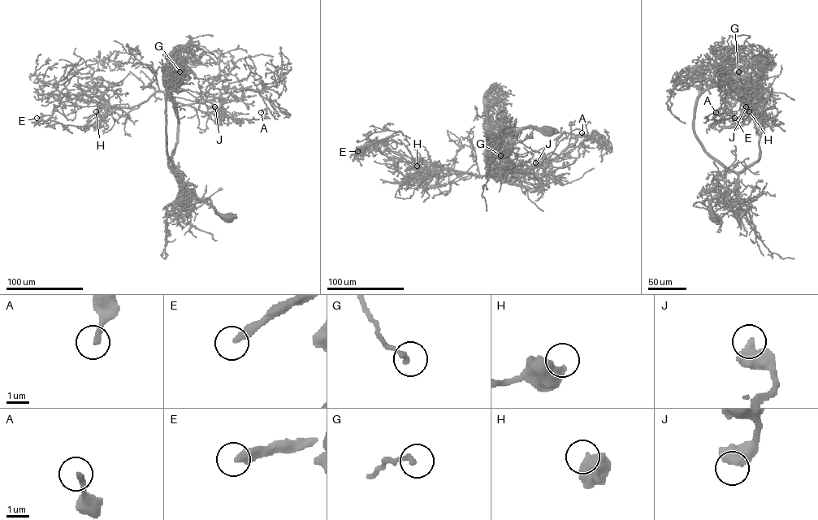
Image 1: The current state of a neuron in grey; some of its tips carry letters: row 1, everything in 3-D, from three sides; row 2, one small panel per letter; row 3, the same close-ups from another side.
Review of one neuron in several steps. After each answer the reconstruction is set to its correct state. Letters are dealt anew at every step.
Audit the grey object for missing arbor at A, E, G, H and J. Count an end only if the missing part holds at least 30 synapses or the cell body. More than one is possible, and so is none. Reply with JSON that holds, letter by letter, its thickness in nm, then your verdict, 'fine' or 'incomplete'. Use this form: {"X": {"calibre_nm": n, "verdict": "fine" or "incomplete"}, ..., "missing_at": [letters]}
{"A": {"calibre_nm": 240, "verdict": "fine"}, "E": {"calibre_nm": 380, "verdict": "incomplete"}, "G": {"calibre_nm": 200, "verdict": "fine"}, "H": {"calibre_nm": 500, "verdict": "fine"}, "J": {"calibre_nm": 550, "verdict": "fine"}, "missing_at": ["E"]}

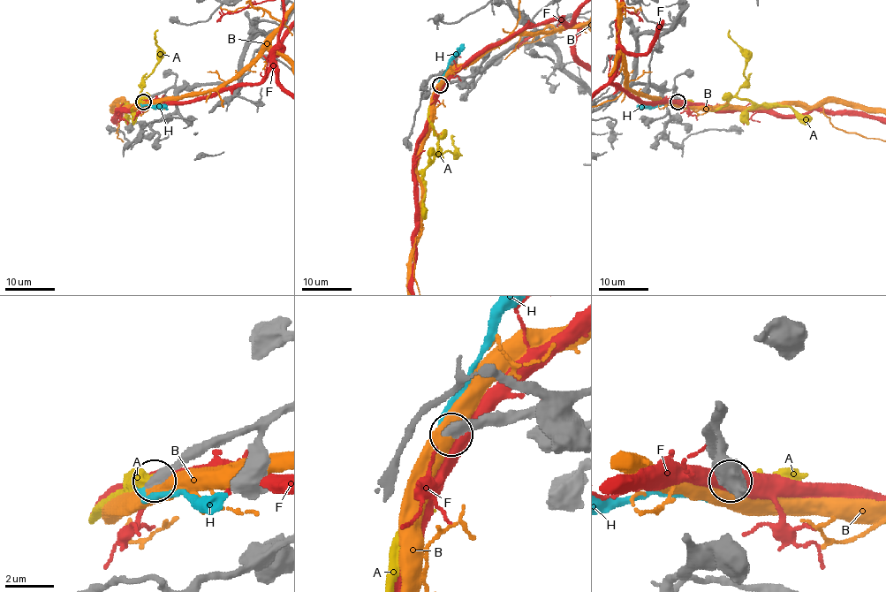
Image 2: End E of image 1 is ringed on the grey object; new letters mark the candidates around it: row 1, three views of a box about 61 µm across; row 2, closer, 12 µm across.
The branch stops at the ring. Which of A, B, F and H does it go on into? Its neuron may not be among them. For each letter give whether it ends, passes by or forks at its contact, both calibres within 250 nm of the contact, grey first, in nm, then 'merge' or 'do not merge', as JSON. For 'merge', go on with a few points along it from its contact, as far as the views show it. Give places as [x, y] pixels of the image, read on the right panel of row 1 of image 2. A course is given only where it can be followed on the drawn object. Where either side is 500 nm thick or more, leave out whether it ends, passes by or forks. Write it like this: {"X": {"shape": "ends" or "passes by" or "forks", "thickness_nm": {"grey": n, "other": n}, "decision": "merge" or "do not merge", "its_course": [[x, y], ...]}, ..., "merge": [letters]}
{"A": {"thickness_nm": {"grey": 480, "other": 500}, "decision": "merge"}, "B": {"thickness_nm": {"grey": 480, "other": 550}, "decision": "do not merge"}, "F": {"thickness_nm": {"grey": 550, "other": 550}, "decision": "do not merge"}, "H": {"shape": "ends", "thickness_nm": {"grey": 420, "other": 240}, "decision": "do not merge"}, "merge": ["A"]}

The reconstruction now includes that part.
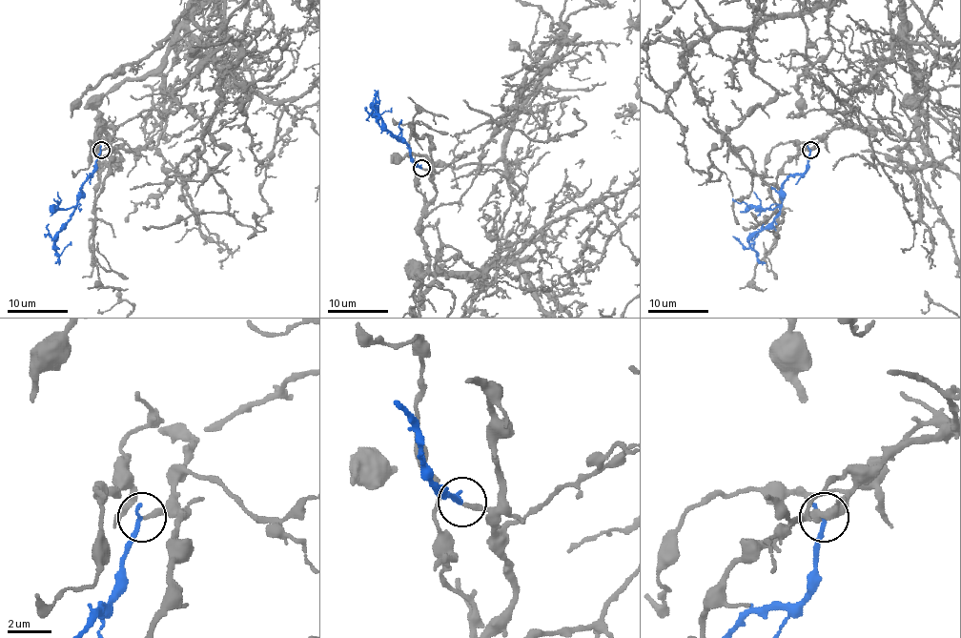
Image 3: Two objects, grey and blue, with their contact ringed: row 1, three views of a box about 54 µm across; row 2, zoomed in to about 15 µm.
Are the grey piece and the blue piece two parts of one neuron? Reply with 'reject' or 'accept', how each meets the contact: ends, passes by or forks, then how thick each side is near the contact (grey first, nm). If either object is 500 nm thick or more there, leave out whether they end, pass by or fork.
accept; grey passes by; blue ends; calibres 170 and 200 nm

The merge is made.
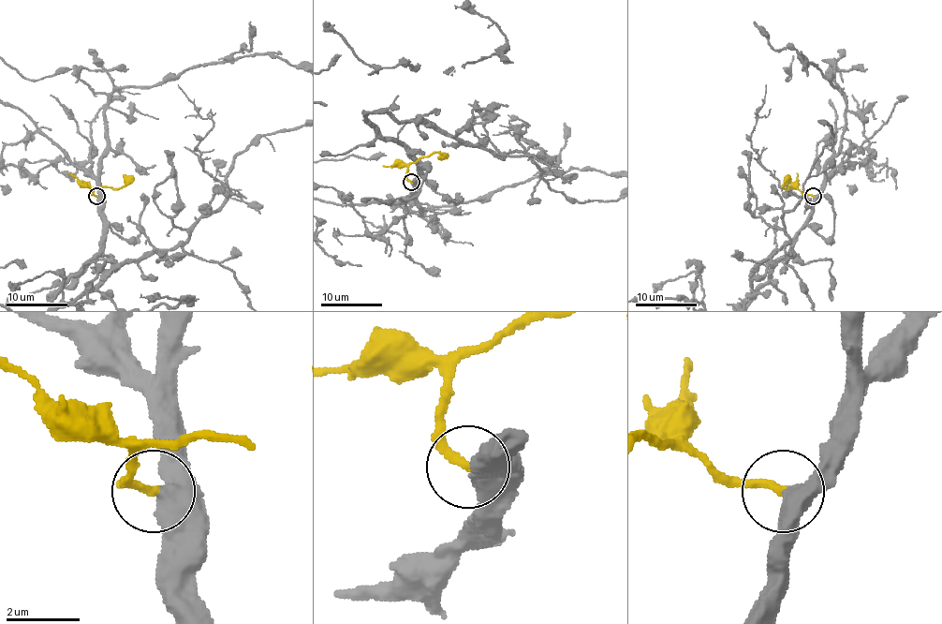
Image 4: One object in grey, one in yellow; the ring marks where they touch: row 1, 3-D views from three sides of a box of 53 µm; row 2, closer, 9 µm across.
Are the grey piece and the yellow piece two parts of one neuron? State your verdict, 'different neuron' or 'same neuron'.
same neuron

